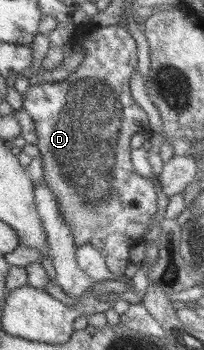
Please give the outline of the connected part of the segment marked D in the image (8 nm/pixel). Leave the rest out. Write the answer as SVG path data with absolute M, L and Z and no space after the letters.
M87 23L73 29L72 43L82 51L81 62L61 81L29 84L22 95L21 109L31 117L37 137L38 156L42 163L42 181L57 203L63 223L71 231L77 246L91 245L103 256L109 273L122 275L129 264L129 249L142 243L143 231L154 215L156 194L151 179L133 173L129 161L129 140L132 135L145 132L147 115L132 100L129 77L137 70L137 49L127 28L118 24L102 29Z

